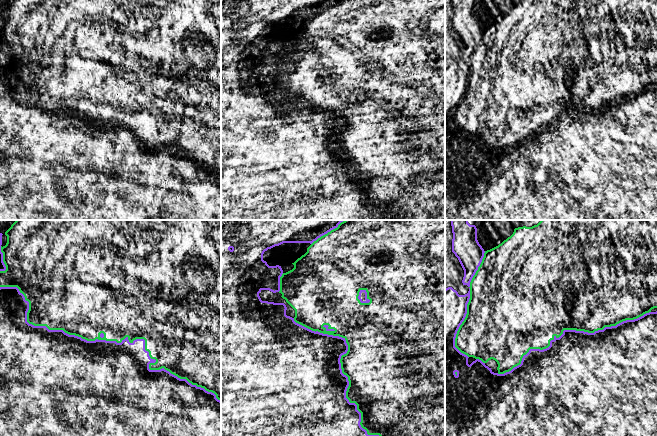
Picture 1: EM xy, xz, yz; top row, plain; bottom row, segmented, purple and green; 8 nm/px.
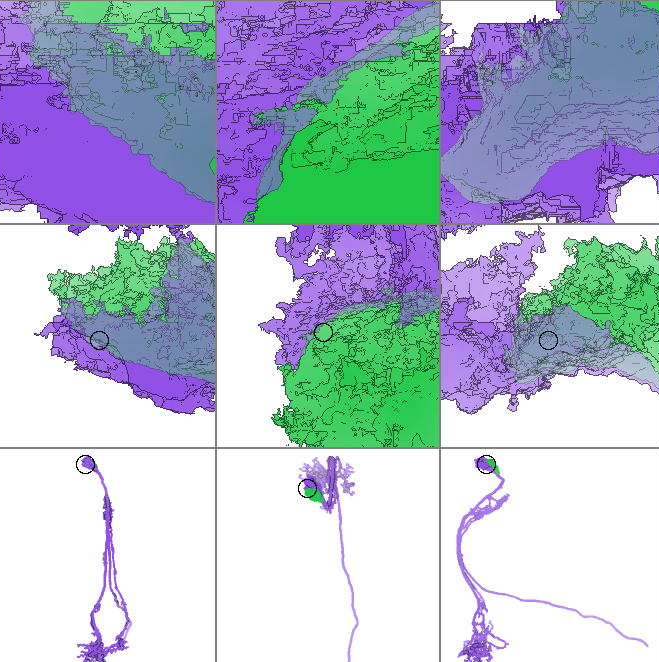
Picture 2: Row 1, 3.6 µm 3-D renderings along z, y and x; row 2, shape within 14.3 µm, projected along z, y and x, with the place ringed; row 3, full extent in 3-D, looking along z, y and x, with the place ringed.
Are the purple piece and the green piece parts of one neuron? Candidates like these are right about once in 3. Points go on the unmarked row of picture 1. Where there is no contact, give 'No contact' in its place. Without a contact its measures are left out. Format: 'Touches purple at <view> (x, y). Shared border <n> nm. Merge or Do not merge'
Touches purple at xy (114, 117). Shared border 2000 nm. Do not merge

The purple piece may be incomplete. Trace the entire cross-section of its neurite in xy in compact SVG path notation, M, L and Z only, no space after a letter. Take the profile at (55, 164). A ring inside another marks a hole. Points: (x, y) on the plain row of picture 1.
M0 63L0 220L221 220L221 177L216 174L214 169L192 161L186 155L180 155L164 144L150 146L149 140L155 139L156 136L151 135L149 128L145 126L144 115L136 115L132 119L129 118L128 113L121 119L98 115L87 117L81 113L69 111L63 106L49 106L46 102L29 100L27 98L28 86L29 78L25 76L24 71L17 63Z

